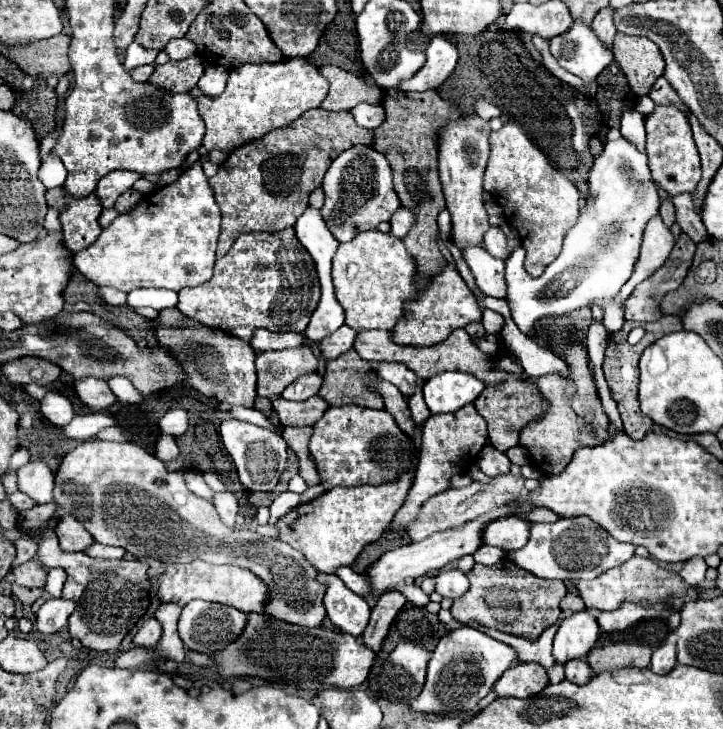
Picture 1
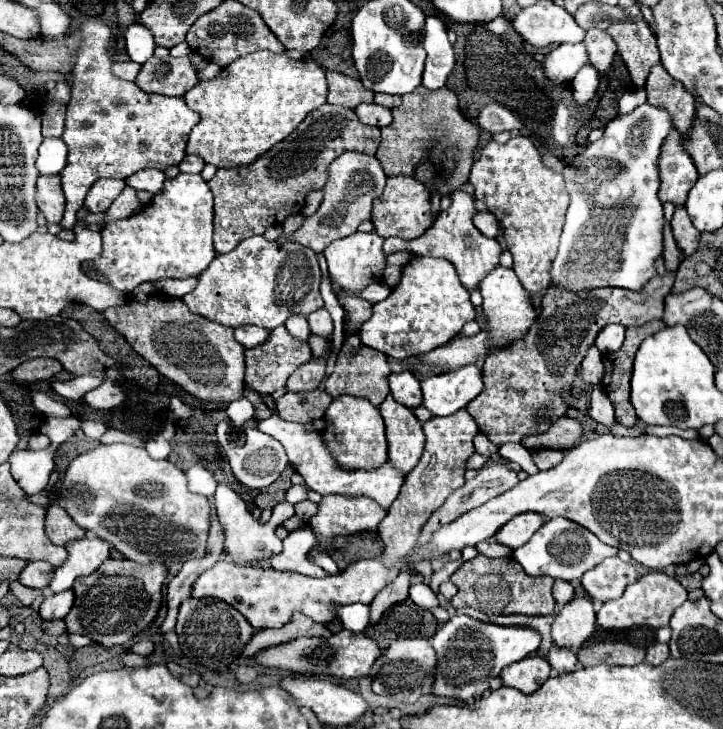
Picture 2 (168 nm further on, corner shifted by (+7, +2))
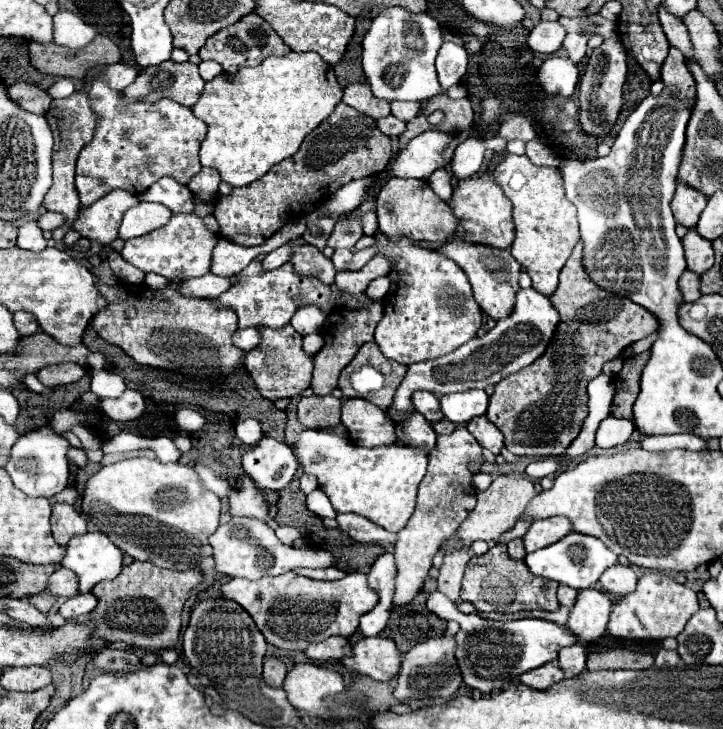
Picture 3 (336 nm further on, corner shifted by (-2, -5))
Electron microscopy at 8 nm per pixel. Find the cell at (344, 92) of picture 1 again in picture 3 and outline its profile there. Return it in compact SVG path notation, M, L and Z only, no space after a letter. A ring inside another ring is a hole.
M352 84L344 90L344 104L350 104L352 108L356 108L358 112L372 116L374 120L384 118L390 114L390 104L386 100L378 100L372 90L370 84Z

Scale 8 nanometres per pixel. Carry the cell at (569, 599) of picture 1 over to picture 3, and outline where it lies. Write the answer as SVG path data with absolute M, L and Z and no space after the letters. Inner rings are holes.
M560 584L558 586L558 602L562 606L568 606L570 608L576 602L576 596L578 596L578 590L574 590L574 588L566 586L566 584Z

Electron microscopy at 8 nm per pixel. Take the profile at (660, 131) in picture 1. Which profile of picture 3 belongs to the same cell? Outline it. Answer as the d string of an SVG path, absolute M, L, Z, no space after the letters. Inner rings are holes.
M678 184L674 200L672 200L672 212L674 212L674 218L678 224L682 224L686 228L694 228L698 224L698 218L704 208L706 208L706 198L700 192L696 192L684 184Z

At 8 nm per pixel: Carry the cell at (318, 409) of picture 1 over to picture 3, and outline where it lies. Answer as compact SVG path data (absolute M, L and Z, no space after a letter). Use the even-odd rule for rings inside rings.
M302 396L298 402L298 420L304 428L330 428L340 422L342 400L328 396Z

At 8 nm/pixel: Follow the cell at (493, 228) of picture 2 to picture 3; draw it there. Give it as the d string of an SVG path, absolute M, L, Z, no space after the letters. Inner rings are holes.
M490 172L474 174L470 178L460 180L456 184L448 204L454 212L454 216L458 218L458 228L446 242L454 240L458 236L462 240L468 240L470 244L486 244L486 246L500 248L500 250L506 250L512 246L514 236L516 236L516 226L512 220L512 202L506 198L502 188L494 182Z

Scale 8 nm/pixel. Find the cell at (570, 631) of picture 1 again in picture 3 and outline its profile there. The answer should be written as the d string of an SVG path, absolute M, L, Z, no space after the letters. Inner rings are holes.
M598 588L580 590L576 604L570 610L568 628L578 636L580 642L592 642L606 632L610 616L610 594Z

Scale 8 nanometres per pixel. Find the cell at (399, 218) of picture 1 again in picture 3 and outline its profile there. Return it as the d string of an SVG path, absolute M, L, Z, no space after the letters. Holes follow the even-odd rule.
M390 178L376 198L376 214L380 230L392 238L410 238L418 242L444 242L456 230L456 216L452 214L450 206L440 200L426 180L404 180L404 178Z

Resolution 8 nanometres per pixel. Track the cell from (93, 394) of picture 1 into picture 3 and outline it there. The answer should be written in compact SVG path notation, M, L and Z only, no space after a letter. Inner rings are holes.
M126 390L120 398L106 398L100 402L102 410L106 412L106 416L110 416L116 422L126 422L126 420L136 420L142 416L146 402L142 398L140 392L136 390Z

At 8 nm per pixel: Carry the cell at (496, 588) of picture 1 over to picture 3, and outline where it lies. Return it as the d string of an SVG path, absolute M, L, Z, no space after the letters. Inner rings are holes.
M496 544L484 556L472 556L466 564L466 574L462 578L462 600L472 602L478 612L500 612L512 614L520 610L556 610L560 608L556 600L558 584L548 578L534 576L524 560L514 560L506 552L506 544Z

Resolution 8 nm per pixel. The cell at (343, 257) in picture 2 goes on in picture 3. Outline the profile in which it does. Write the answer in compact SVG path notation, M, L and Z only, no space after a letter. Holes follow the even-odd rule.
M334 250L334 254L332 254L332 262L334 262L336 270L346 270L350 260L352 260L352 252L350 250Z

